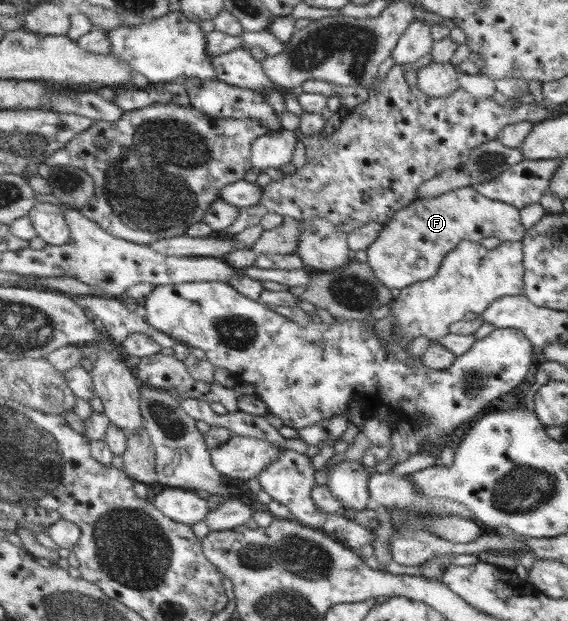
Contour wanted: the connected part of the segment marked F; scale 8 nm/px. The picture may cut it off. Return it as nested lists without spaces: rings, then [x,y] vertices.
[[[468,185],[431,198],[416,198],[398,210],[365,249],[367,264],[384,286],[401,290],[436,275],[441,261],[462,240],[480,242],[484,237],[498,237],[503,242],[522,241],[526,230],[517,207],[484,197]]]

